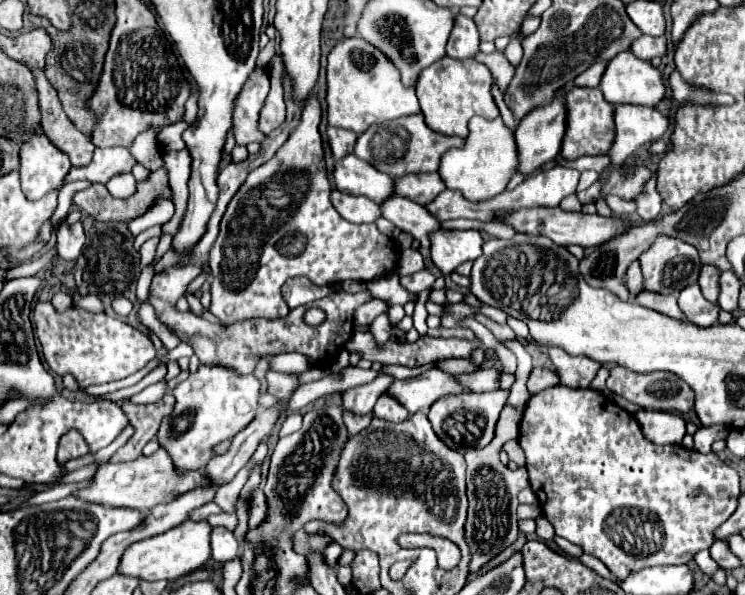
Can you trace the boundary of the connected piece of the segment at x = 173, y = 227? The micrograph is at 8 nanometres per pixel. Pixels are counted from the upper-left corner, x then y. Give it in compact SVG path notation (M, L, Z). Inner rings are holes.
M187 148L177 152L166 152L163 155L164 164L168 170L169 183L173 191L172 201L175 213L170 222L162 226L162 234L174 236L182 224L189 197L188 180L191 175L192 158Z

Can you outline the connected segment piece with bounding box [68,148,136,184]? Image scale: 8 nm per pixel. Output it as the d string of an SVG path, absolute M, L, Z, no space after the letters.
M96 148L90 166L84 166L80 170L72 168L68 174L68 182L86 178L92 182L106 184L112 176L130 172L134 164L136 158L128 152L128 148Z

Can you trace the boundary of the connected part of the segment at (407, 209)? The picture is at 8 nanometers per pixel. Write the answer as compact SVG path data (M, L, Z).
M392 196L388 202L382 204L384 218L390 220L394 226L398 226L402 232L412 234L422 246L428 246L428 236L442 230L442 222L430 214L424 206L404 198L404 196Z

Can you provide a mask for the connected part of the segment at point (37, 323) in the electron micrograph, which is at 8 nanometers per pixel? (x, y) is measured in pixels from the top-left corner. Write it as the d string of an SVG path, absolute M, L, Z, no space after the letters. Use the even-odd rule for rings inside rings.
M38 302L32 310L32 321L48 366L62 376L66 372L74 374L82 388L122 380L146 366L156 352L144 332L108 314L92 314L76 306L60 314L52 310L50 302Z

